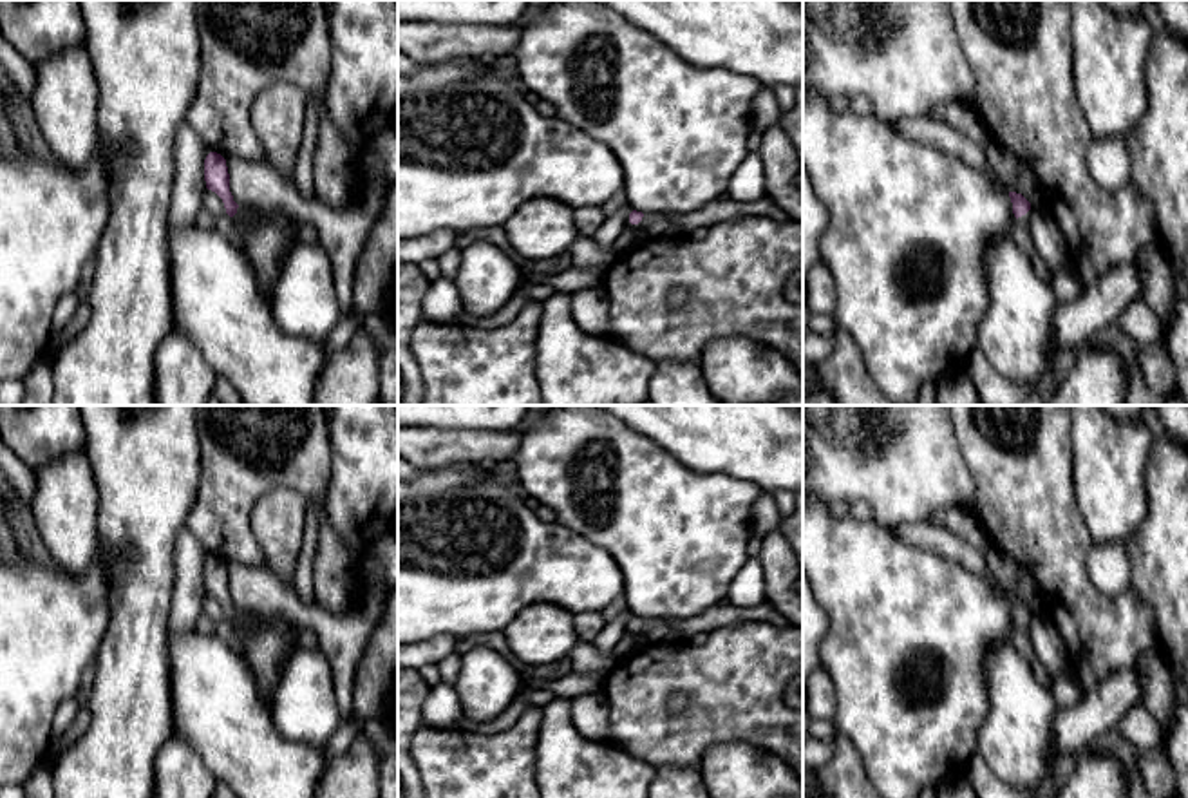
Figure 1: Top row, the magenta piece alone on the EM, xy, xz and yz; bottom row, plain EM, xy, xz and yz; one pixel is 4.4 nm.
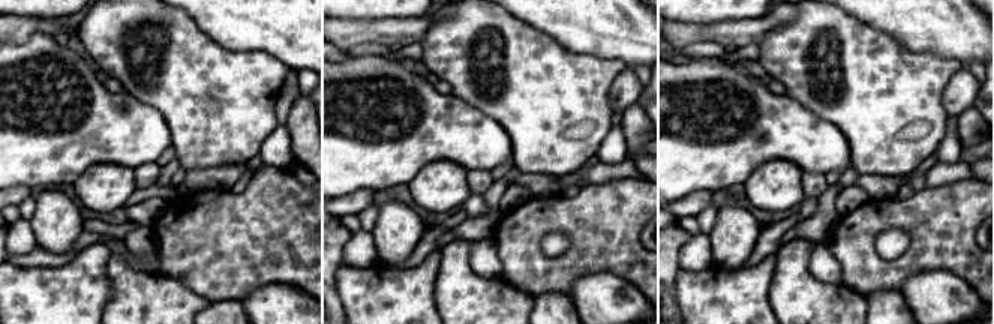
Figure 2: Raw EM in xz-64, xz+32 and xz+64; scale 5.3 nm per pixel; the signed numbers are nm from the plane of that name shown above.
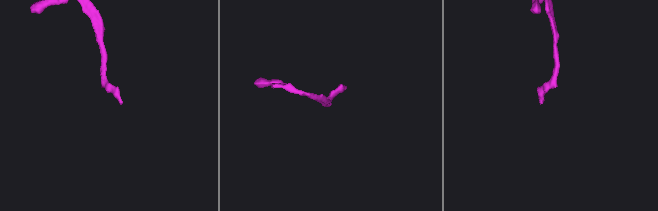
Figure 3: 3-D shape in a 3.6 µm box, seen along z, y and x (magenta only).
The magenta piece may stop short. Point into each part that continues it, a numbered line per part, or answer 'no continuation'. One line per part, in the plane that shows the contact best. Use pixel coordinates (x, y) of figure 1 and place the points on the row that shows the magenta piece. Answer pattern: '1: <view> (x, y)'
1: xz (655, 225)

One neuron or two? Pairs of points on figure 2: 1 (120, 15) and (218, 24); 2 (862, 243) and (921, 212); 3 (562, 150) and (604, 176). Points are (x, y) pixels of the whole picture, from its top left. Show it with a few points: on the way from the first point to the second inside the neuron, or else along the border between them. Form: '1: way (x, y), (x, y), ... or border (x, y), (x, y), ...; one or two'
1: border (189, 15), (201, 30), (222, 47); two
2: way (873, 228), (886, 215), (906, 215); one
3: border (585, 165), (573, 173), (556, 177); two

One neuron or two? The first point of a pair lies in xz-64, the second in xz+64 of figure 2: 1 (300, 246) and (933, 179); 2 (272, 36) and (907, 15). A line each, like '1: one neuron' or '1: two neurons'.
1: two neurons
2: one neuron

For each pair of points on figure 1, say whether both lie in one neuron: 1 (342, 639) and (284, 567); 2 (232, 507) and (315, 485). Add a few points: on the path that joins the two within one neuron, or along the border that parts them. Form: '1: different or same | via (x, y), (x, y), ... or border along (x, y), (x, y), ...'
1: different | border along (264, 565), (290, 588)
2: same | via (252, 487), (263, 476), (295, 476)

